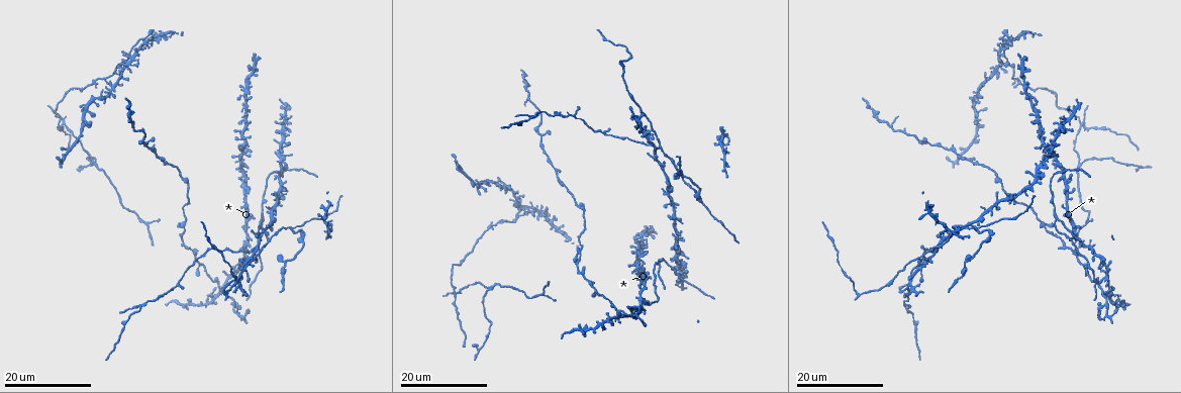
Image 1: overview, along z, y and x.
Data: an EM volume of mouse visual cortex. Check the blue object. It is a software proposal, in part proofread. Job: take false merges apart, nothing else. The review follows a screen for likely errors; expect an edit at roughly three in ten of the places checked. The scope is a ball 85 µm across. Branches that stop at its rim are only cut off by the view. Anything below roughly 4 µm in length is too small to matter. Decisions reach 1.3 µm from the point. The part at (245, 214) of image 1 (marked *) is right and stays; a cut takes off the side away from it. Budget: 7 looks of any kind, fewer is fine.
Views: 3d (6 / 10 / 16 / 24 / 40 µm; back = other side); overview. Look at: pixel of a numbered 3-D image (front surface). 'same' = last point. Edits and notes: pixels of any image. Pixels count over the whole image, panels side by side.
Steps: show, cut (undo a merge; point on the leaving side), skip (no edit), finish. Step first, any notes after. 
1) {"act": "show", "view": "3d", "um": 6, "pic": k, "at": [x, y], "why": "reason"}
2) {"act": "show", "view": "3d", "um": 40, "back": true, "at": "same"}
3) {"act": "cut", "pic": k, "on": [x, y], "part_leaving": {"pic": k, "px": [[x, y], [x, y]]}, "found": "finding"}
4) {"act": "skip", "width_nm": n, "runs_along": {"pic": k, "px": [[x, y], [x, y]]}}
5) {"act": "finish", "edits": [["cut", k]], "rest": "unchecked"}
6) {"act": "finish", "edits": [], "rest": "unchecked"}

{"act": "show", "view": "3d", "um": 24, "pic": 1, "at": [1058, 219], "why": "three arms meet"}

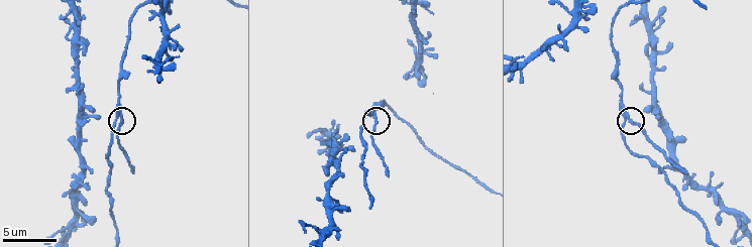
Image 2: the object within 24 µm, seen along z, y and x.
{"act": "show", "view": "3d", "um": 6, "pic": 2, "at": [374, 119]}

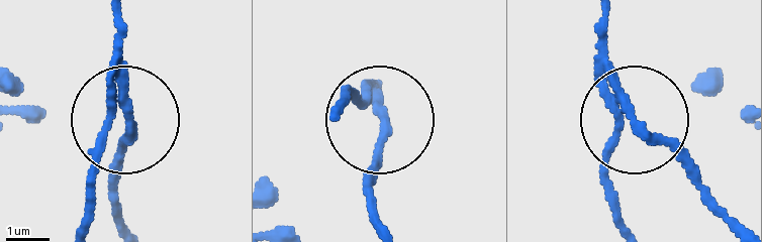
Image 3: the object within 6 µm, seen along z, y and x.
{"act": "cut", "pic": 3, "on": [125, 133], "arms": 3, "part_leaving": {"pic": 3, "px": [[122, 80], [119, 228]]}, "found": "two neurons meet here"}

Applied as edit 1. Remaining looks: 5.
{"act": "show", "view": "3d", "um": 16, "pic": 1, "at": [687, 184], "why": "a fork"}

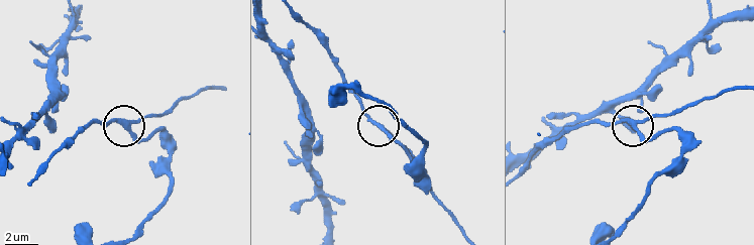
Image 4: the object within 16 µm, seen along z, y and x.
{"act": "show", "view": "3d", "um": 6, "pic": 4, "at": [638, 128]}

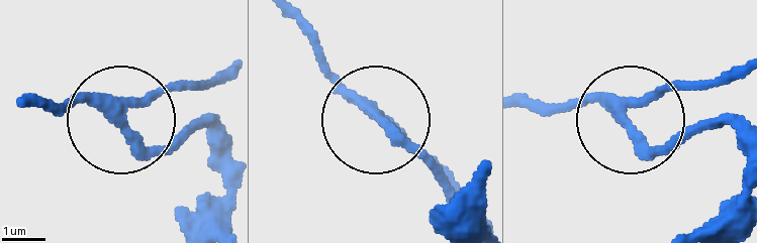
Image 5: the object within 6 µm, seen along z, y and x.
{"act": "cut", "pic": 5, "on": [137, 153], "arms": 3, "part_leaving": {"pic": 5, "px": [[111, 111], [151, 147], [205, 129], [219, 150]]}, "found": "two neurons meet here"}

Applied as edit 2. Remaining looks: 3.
{"act": "show", "view": "3d", "um": 16, "pic": 1, "at": [938, 253], "why": "four arms meet"}

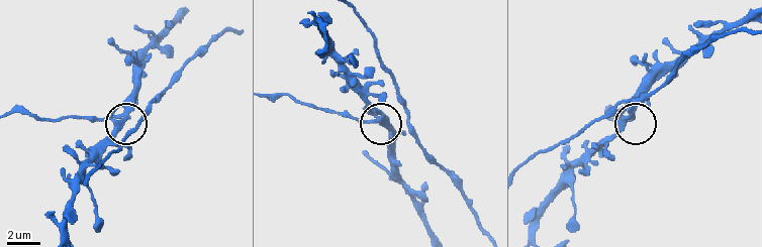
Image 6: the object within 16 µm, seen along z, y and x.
{"act": "show", "view": "3d", "um": 6, "pic": 6, "at": [631, 114]}

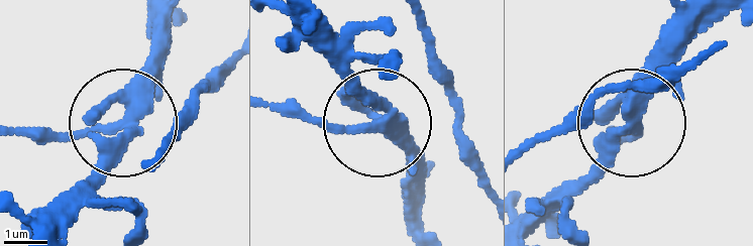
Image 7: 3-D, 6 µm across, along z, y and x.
{"act": "cut", "pic": 7, "on": [55, 139], "part_leaving": {"pic": 7, "px": [[373, 123], [312, 123], [269, 109]]}, "found": "two neurons meet here"}

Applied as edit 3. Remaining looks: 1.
{"act": "finish", "edits": [["cut", 3], ["cut", 5], ["cut", 7]], "rest": "unchecked"}

